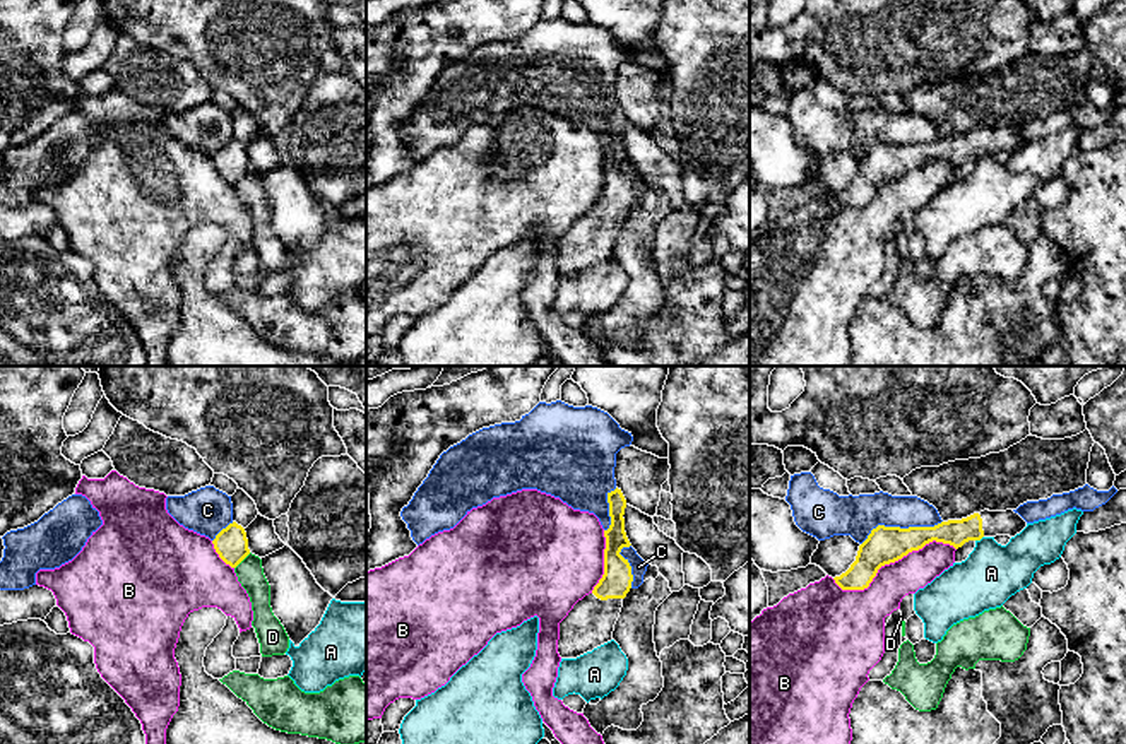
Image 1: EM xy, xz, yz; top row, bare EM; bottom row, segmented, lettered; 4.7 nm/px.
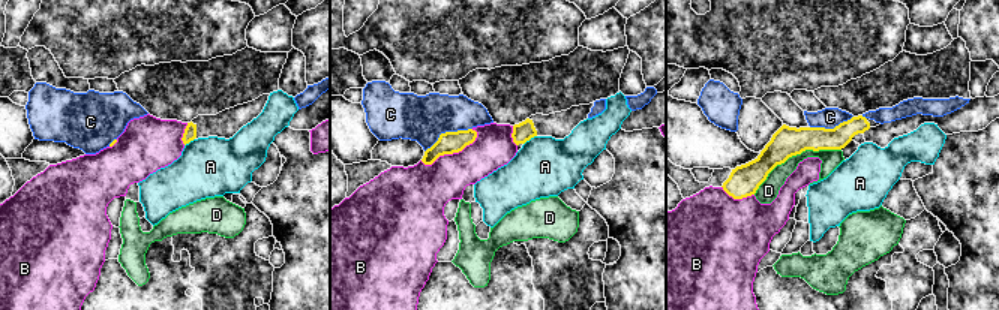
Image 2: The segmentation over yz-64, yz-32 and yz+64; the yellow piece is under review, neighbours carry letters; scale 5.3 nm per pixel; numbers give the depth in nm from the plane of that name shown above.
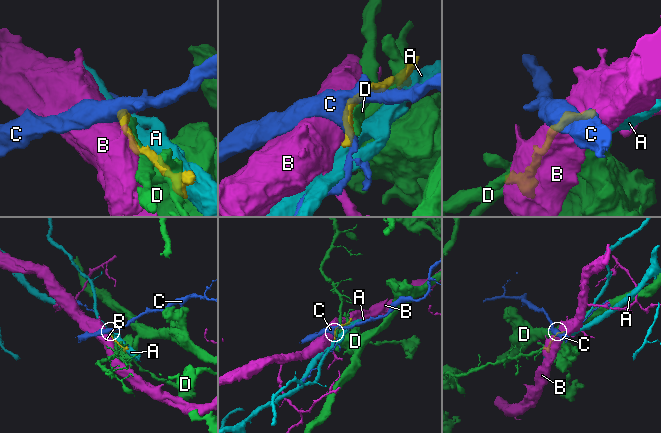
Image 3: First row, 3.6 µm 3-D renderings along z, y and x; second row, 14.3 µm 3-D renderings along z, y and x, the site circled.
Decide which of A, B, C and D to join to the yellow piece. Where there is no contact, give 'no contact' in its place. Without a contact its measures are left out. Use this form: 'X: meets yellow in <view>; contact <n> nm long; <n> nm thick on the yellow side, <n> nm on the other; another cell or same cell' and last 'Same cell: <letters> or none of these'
A: meets yellow in yz; contact 50 nm long; 130 nm thick on the yellow side, 280 nm on the other; another cell
B: meets yellow in yz; contact 600 nm long; 180 nm thick on the yellow side, 180 nm on the other; another cell
C: meets yellow in yz; contact 400 nm long; 180 nm thick on the yellow side, 190 nm on the other; another cell
D: meets yellow in xy; contact 110 nm long; 160 nm thick on the yellow side, 130 nm on the other; another cell
Same cell: none of these

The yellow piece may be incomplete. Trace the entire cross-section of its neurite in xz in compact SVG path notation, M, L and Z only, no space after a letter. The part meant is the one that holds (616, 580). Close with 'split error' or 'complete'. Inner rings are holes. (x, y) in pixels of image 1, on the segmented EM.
M621 489L607 493L607 503L611 525L604 530L604 575L560 623L558 653L561 658L577 658L611 641L623 599L631 588L631 566L619 554L623 547L631 546L625 532L626 499Z; split error

